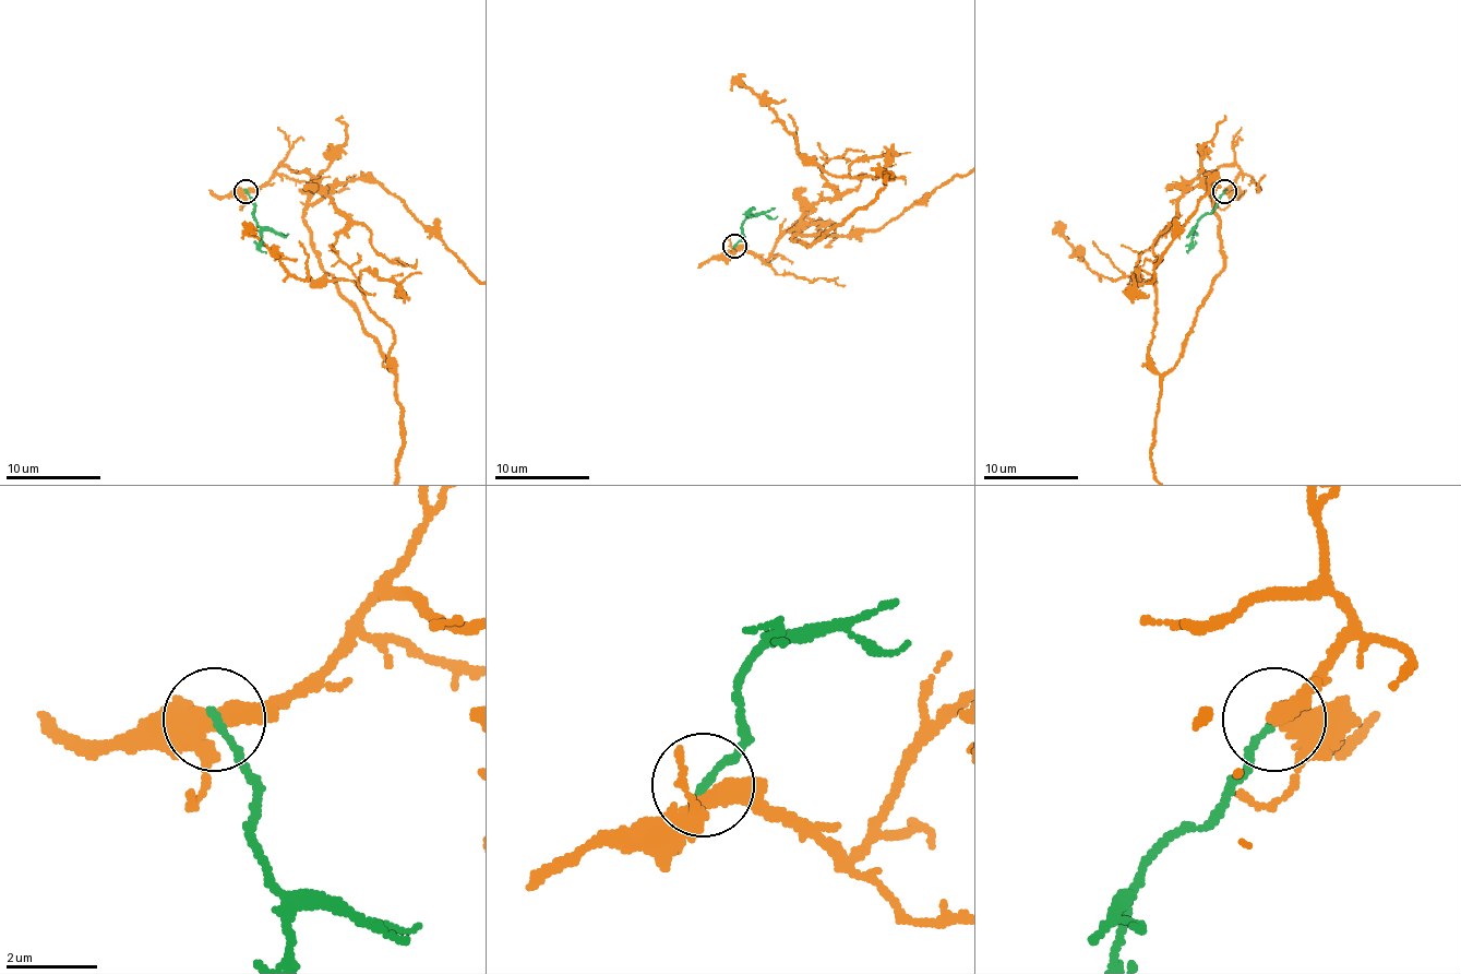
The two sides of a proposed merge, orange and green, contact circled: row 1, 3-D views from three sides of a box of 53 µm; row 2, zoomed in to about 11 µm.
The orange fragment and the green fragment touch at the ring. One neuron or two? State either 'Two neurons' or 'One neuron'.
Two neurons

